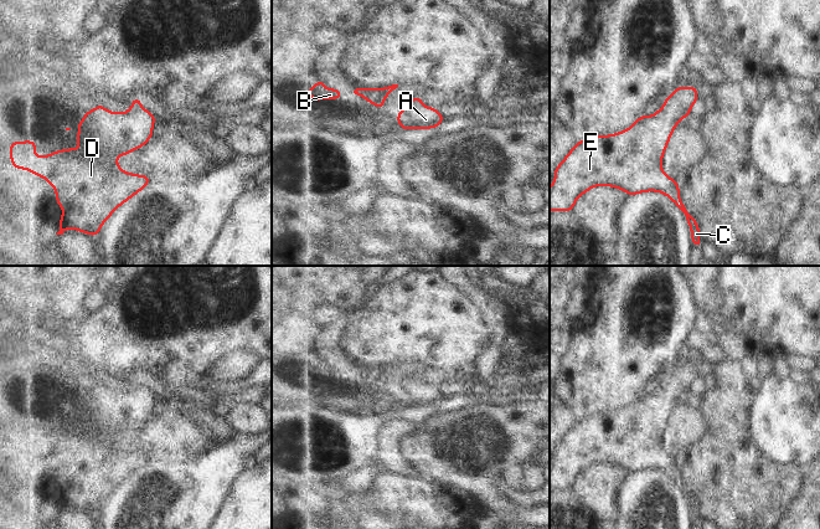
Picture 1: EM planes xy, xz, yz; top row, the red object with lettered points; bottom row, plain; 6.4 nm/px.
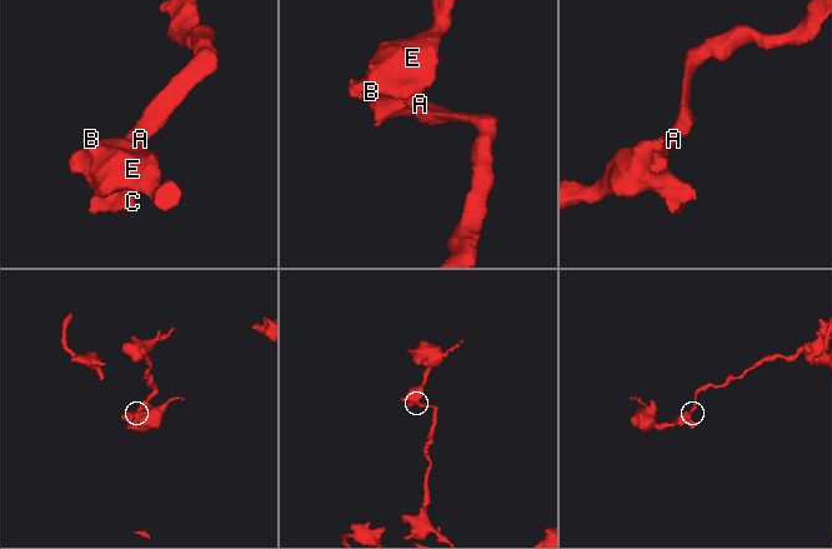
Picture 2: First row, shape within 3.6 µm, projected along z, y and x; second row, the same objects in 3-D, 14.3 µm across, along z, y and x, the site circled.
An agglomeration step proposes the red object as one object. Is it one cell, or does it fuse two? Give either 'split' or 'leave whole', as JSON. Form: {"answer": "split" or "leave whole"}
{"answer": "leave whole"}

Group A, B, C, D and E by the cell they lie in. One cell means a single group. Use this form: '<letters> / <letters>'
A B C D E

